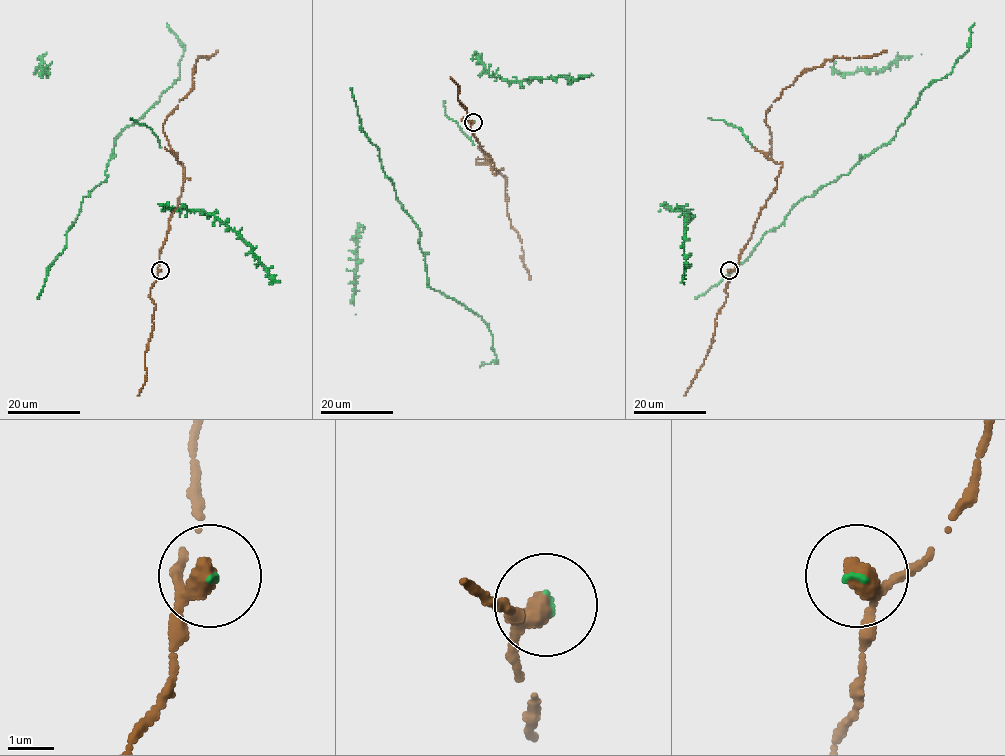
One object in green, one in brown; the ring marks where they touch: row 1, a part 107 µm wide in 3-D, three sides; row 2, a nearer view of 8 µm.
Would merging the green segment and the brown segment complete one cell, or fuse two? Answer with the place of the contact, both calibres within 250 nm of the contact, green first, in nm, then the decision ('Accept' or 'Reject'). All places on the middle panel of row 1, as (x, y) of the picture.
Place: (473, 122). Thickness 60 nm (green) against 360 nm. Accept

